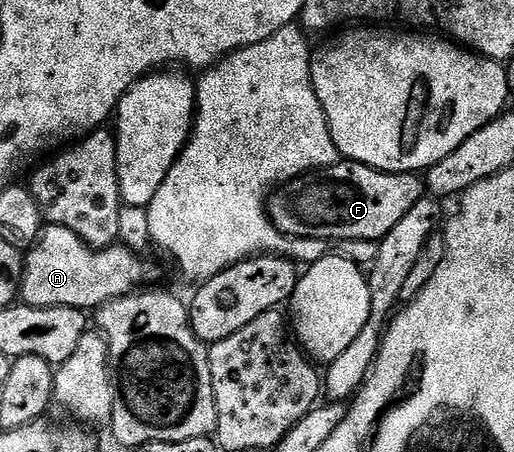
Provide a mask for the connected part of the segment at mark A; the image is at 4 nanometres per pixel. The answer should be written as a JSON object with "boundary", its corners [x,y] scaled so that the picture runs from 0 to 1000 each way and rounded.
{"boundary":[[[88,500],[78,513],[78,531],[53,558],[47,577],[47,608],[39,615],[37,659],[58,679],[150,679],[169,690],[171,679],[193,684],[202,673],[239,653],[255,653],[278,637],[304,608],[304,591],[286,582],[272,564],[263,564],[249,546],[220,542],[193,551],[177,546],[148,515],[126,502]]]}

